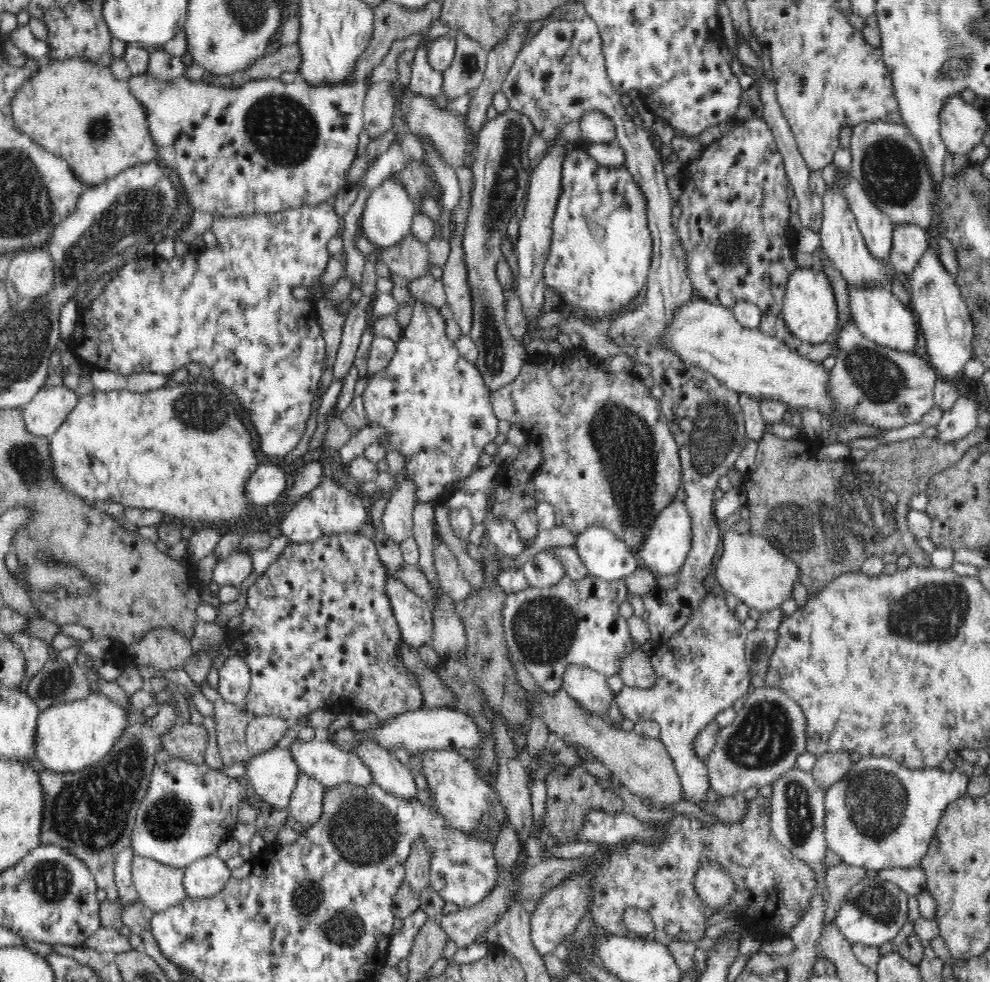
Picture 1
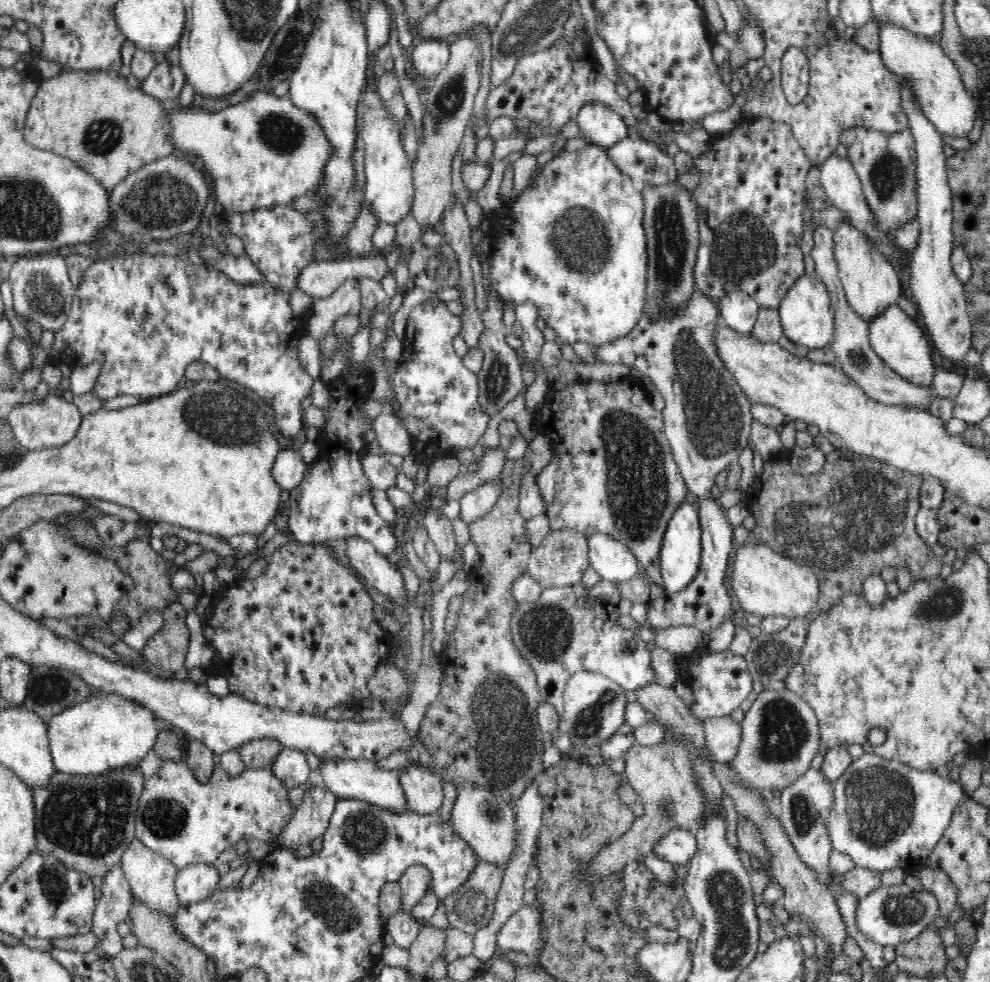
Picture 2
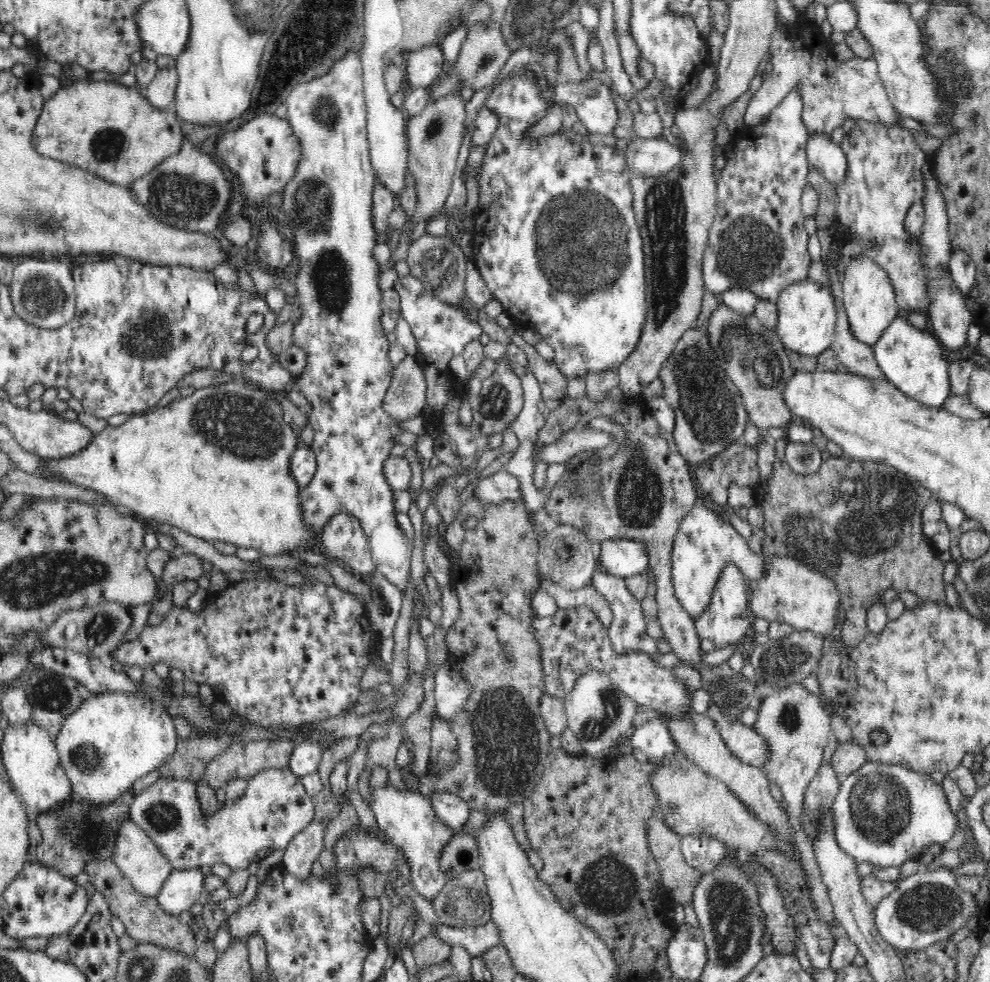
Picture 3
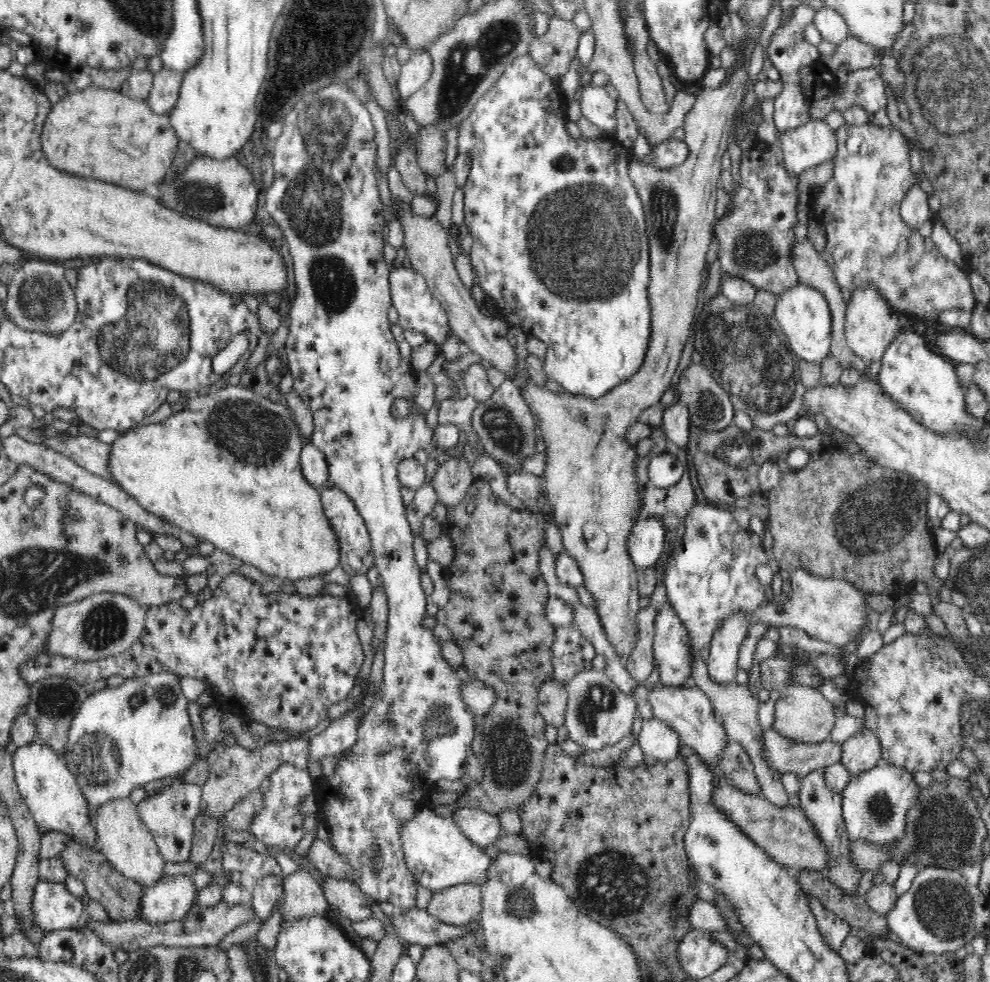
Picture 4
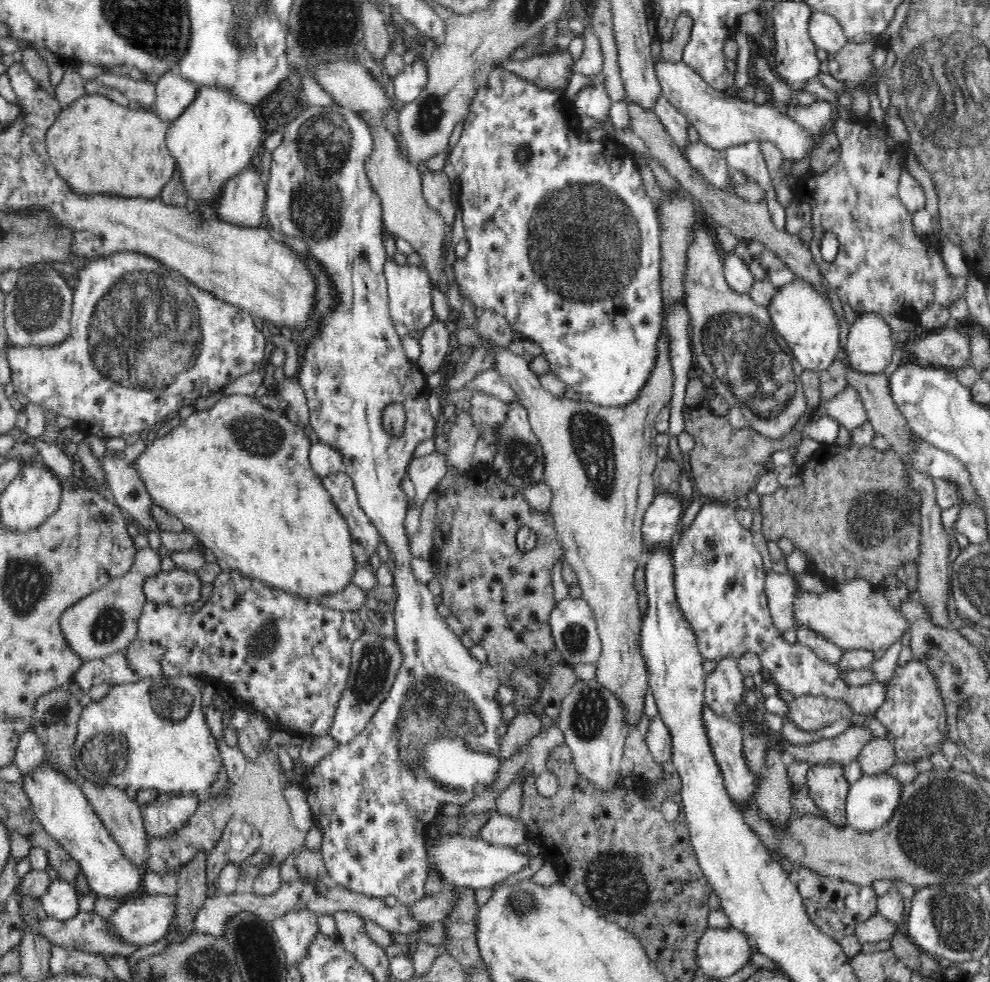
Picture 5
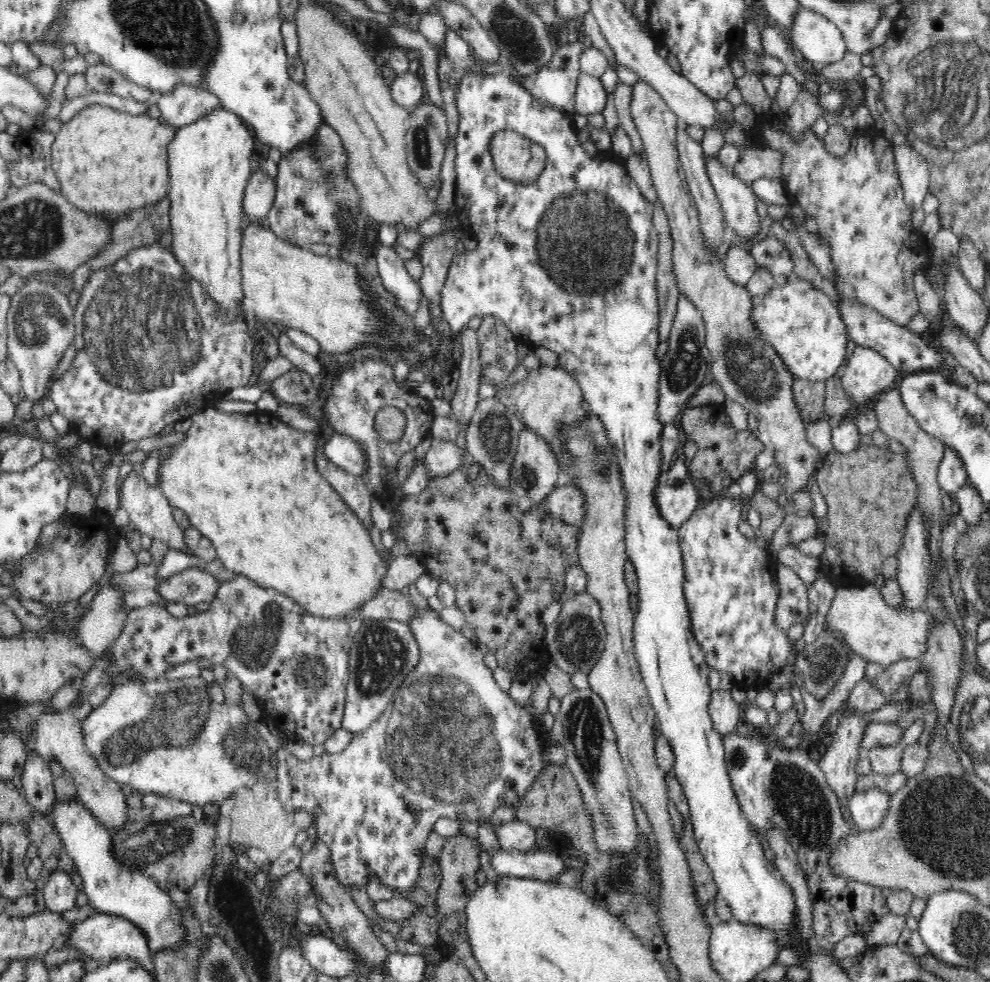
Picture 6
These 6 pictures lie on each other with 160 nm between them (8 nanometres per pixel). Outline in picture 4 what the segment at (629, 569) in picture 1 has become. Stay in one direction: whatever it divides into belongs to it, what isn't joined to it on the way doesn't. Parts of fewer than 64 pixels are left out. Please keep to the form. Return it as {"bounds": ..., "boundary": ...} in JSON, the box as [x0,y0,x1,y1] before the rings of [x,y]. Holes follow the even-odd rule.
{"bounds":[625,520,668,568],"boundary":[[[639,520],[629,533],[625,554],[632,559],[632,566],[639,568],[654,567],[666,550],[668,535],[661,520]]]}

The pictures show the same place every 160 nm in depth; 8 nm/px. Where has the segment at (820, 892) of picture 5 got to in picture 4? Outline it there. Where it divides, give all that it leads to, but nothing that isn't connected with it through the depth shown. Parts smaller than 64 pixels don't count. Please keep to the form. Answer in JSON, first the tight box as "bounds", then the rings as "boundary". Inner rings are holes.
{"bounds":[805,892,851,951],"boundary":[[[808,892],[805,895],[824,941],[834,951],[840,951],[844,940],[849,936],[851,925],[848,921],[838,918],[830,909],[826,909],[813,894]]]}

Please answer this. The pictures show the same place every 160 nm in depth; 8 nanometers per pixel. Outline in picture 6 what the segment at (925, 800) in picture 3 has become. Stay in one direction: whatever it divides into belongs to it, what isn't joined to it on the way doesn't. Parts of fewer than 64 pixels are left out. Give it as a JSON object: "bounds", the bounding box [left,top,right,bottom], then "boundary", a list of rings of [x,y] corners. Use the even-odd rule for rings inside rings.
{"bounds":[847,788,890,831],"boundary":[[[882,788],[855,791],[847,800],[847,818],[855,830],[875,831],[885,819],[890,799]]]}

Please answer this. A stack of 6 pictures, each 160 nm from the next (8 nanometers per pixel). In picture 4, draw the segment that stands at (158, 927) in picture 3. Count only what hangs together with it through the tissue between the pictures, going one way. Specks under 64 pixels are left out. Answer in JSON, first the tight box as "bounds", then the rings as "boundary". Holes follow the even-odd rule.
{"bounds":[61,841,143,919],"boundary":[[[68,841],[61,850],[61,859],[68,874],[76,876],[85,886],[86,899],[96,900],[105,907],[110,919],[138,919],[143,886],[117,871],[100,850],[90,850],[79,842]]]}

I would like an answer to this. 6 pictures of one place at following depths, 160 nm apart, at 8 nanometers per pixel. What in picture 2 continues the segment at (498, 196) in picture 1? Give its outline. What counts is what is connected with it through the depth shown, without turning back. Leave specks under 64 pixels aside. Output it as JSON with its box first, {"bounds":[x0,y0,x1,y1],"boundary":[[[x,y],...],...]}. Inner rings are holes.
{"bounds":[476,300,524,417],"boundary":[[[487,300],[487,302],[490,304],[481,318],[486,324],[486,330],[482,330],[480,340],[478,340],[478,346],[484,351],[484,356],[482,368],[476,375],[479,382],[480,408],[483,408],[483,412],[487,412],[492,417],[504,410],[504,406],[522,392],[524,378],[521,369],[521,352],[506,344],[506,336],[504,336],[506,327],[502,324],[502,308],[500,308],[500,304],[496,304],[492,300]]]}

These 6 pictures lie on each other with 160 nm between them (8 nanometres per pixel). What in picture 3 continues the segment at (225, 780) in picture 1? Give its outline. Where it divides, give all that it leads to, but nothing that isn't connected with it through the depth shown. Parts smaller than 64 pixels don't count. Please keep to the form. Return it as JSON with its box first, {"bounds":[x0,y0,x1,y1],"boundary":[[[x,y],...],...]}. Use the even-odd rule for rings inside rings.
{"bounds":[131,765,314,870],"boundary":[[[288,765],[275,769],[262,769],[254,773],[248,780],[244,796],[240,800],[228,800],[224,808],[220,808],[213,815],[204,815],[198,799],[196,786],[193,781],[183,777],[160,777],[156,782],[145,788],[133,798],[131,804],[131,819],[152,839],[152,842],[161,850],[161,853],[176,869],[193,869],[213,864],[226,864],[231,870],[246,870],[250,862],[259,862],[258,854],[262,848],[272,851],[284,850],[288,842],[296,833],[302,832],[314,819],[314,804],[310,795],[306,793],[302,777],[294,775]]]}

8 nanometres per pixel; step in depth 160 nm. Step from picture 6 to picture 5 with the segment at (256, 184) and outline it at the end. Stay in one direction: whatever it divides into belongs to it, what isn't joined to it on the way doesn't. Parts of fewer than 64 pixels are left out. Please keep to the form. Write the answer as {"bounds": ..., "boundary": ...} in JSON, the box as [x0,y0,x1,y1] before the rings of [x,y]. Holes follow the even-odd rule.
{"bounds":[216,166,266,227],"boundary":[[[249,166],[226,180],[216,214],[239,227],[258,227],[264,216],[266,183],[260,169]]]}

